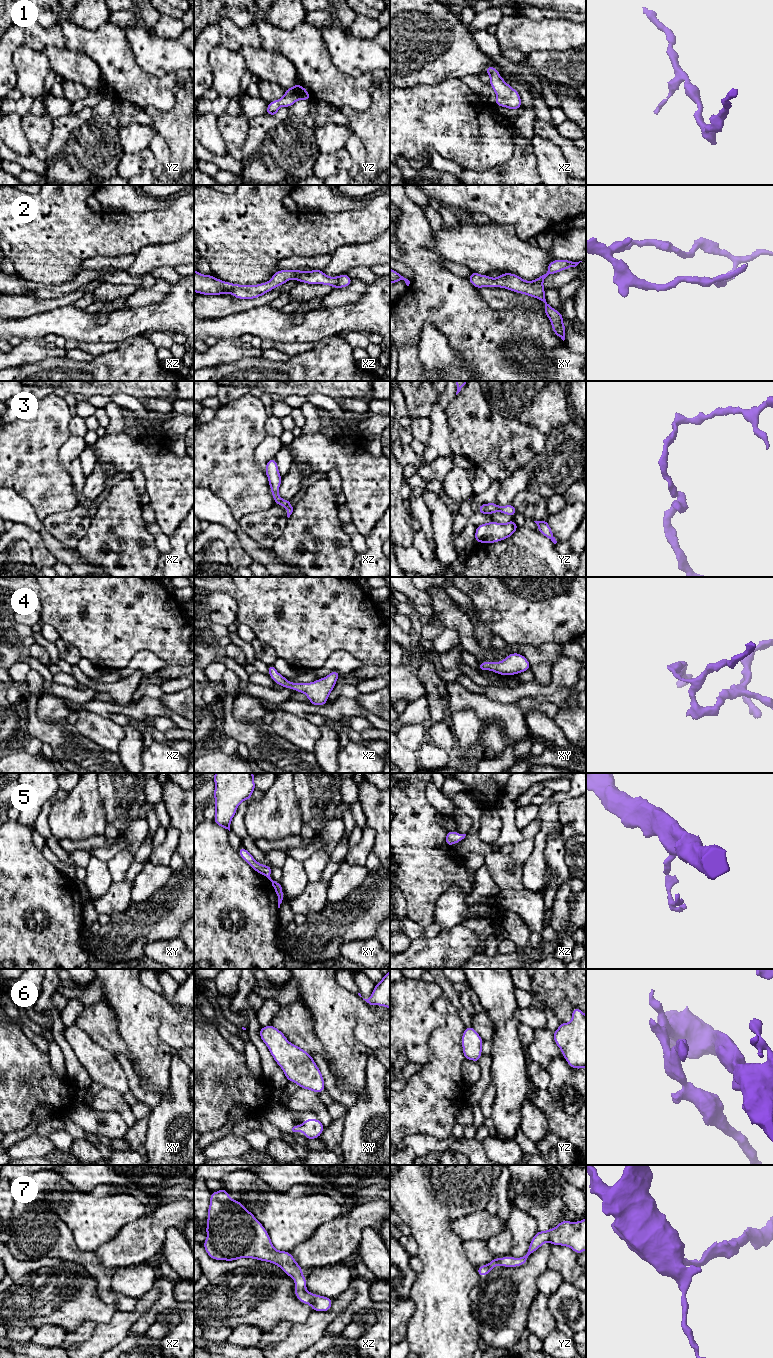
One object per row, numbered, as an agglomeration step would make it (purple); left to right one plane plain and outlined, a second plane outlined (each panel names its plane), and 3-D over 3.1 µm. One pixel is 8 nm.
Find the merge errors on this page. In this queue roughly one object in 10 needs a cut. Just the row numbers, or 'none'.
none

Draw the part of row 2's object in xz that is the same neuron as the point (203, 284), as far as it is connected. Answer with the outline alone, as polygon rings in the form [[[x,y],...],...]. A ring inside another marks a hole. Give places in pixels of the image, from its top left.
[[[319,269],[305,272],[302,270],[279,270],[273,274],[271,280],[268,282],[257,285],[239,285],[222,281],[214,278],[212,275],[203,275],[194,270],[194,292],[203,295],[229,293],[238,299],[255,299],[285,284],[290,279],[312,285],[329,285],[335,289],[347,287],[352,281],[352,278],[347,274],[330,277]]]

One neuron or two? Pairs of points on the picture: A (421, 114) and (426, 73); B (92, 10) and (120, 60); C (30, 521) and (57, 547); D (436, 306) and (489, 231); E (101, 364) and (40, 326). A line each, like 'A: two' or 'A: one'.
A: two
B: two
C: one
D: two
E: two

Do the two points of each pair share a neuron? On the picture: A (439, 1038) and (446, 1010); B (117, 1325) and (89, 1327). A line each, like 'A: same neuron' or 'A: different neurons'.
A: same neuron
B: different neurons

